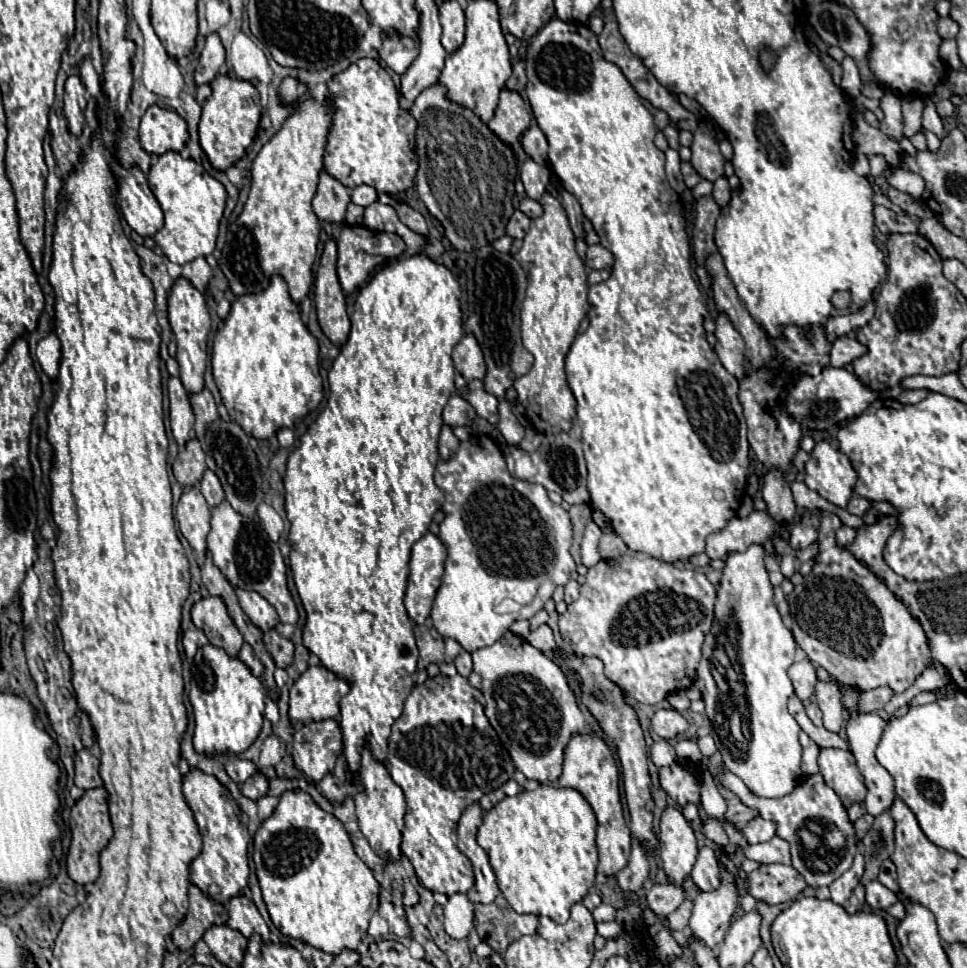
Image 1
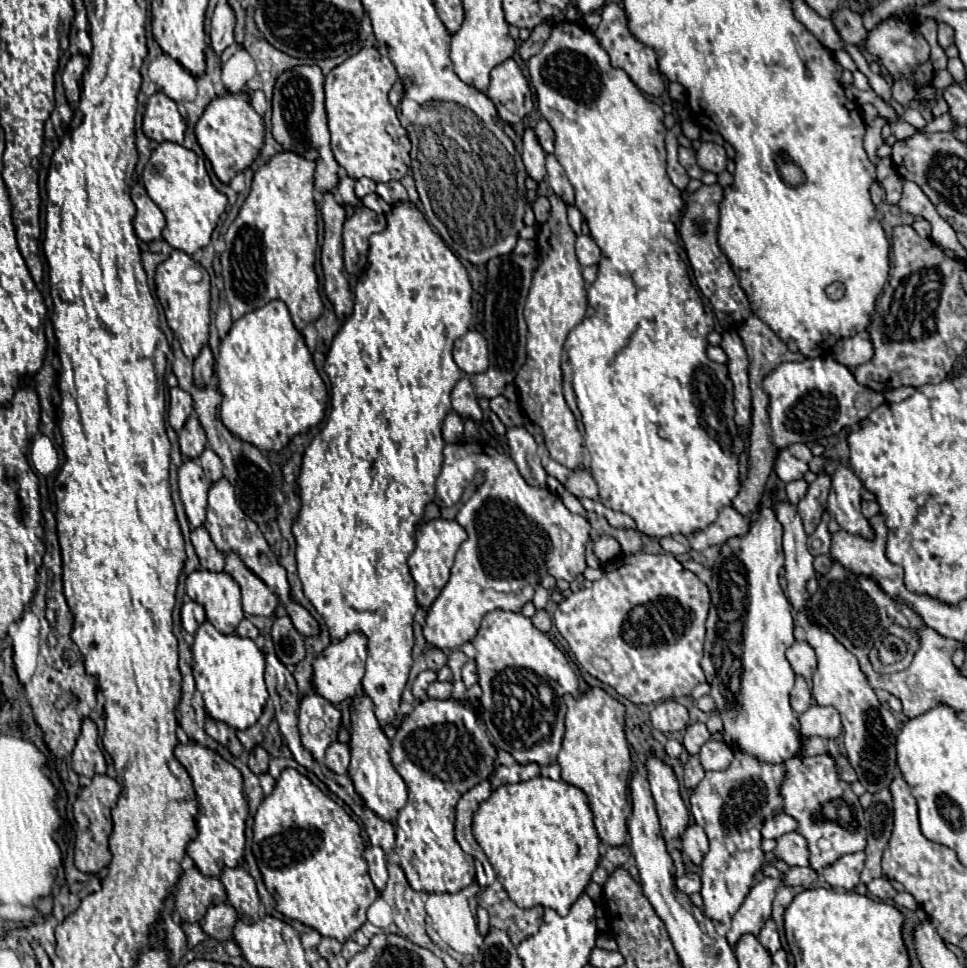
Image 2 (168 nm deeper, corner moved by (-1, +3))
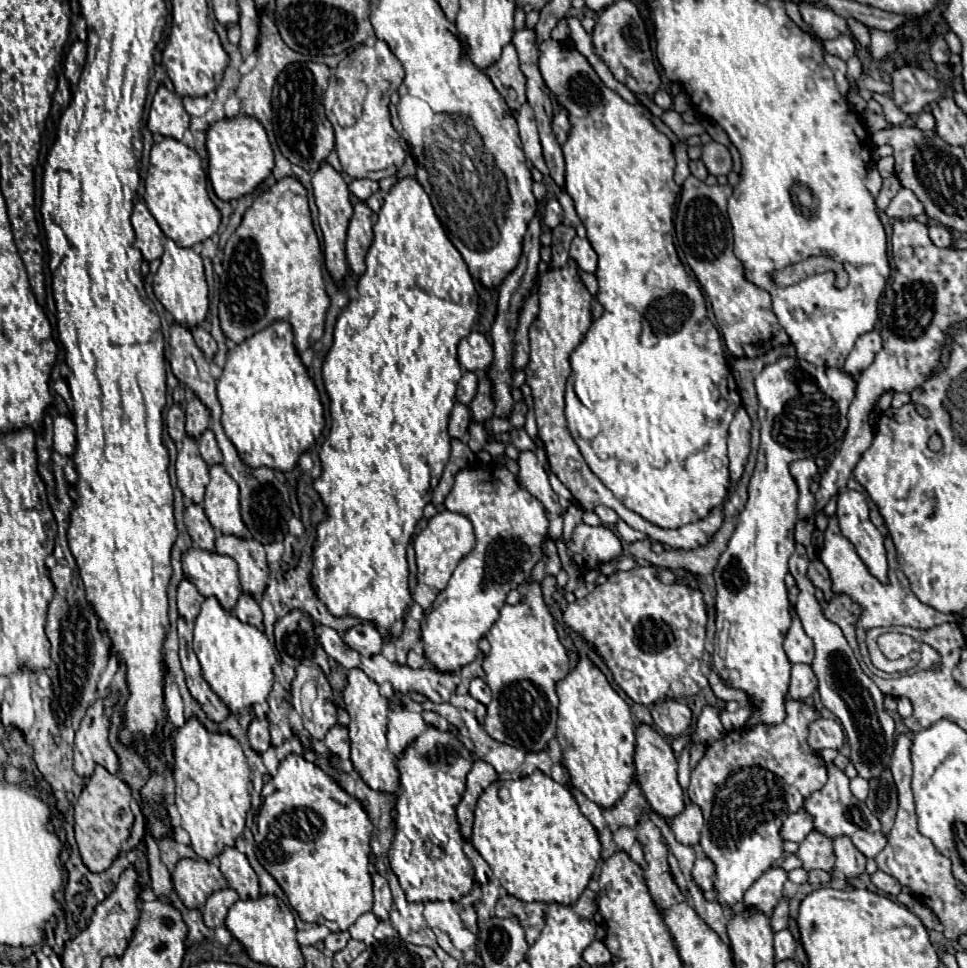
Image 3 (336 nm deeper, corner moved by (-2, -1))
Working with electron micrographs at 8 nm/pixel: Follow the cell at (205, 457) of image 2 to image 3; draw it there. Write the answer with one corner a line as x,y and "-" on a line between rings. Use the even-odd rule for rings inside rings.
207,429
203,435
199,435
197,445
199,445
199,453
201,453
201,457
205,459
207,465
215,465
215,463
221,463
223,461
221,451
219,451
219,445
217,445
215,435
213,435
211,429

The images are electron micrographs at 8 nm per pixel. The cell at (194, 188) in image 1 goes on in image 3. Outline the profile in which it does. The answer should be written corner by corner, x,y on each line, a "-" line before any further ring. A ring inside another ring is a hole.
163,137
151,147
151,163
145,187
145,203
151,215
157,219
161,231
179,245
193,247
195,243
209,239
219,229
221,213
207,195
207,175
203,161
197,151
189,149
185,143
173,137

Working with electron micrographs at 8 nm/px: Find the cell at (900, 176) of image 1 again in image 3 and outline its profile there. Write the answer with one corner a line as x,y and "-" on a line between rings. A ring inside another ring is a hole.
901,189
889,203
889,207
885,209
885,213
893,219
909,219
909,217
917,217
923,213
923,203
915,197
915,193
911,193
909,189

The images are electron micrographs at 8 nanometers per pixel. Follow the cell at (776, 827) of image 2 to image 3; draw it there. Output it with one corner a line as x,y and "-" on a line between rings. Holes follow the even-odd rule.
801,809
801,811
793,813
791,817
787,817
787,821
783,823
783,829
781,829
781,837
785,841
801,843
813,829
815,829
813,817
805,809

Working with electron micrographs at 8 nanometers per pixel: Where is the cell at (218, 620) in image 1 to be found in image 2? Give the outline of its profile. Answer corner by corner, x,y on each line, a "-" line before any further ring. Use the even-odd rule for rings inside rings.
200,569
188,575
186,593
192,601
204,607
206,619
224,635
232,635
244,619
238,583
226,573
210,573

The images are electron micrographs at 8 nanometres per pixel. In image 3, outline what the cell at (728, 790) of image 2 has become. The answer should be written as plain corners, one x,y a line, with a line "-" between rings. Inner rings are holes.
787,699
785,701
787,717
777,725
757,723
751,727
743,727
739,731
729,731
725,737
707,745
703,759
691,771
689,783
689,797
695,801
705,819
705,827
701,831
701,849
707,857
711,857
717,865
717,879
715,889
719,891
719,903
733,907
735,903
743,901
745,891
753,885
759,873
767,871
775,865
777,859
783,857
783,839
781,839
781,825
787,813
795,813
803,807
805,799
819,791
827,781
827,767
819,751
811,749
807,743
809,725
819,719
819,713
813,705
805,701

